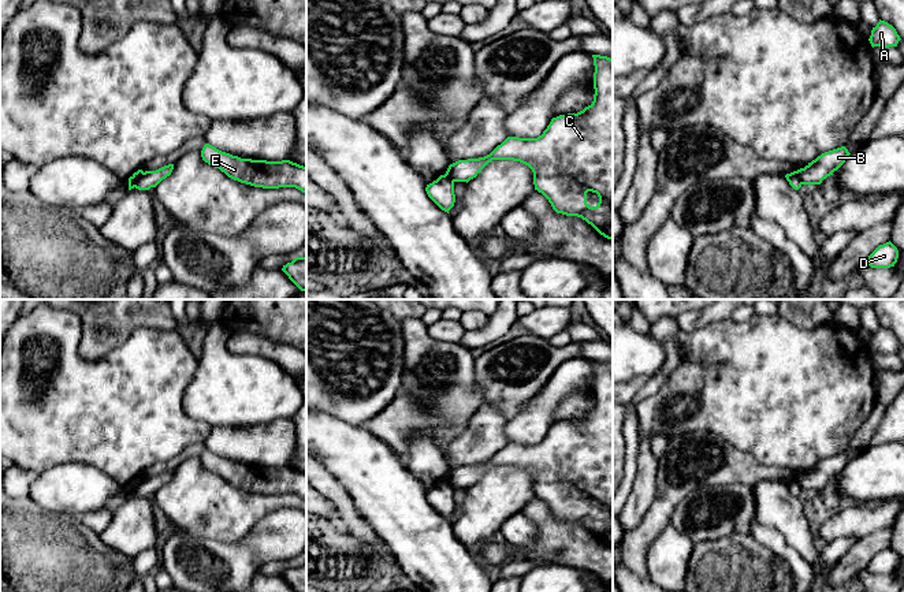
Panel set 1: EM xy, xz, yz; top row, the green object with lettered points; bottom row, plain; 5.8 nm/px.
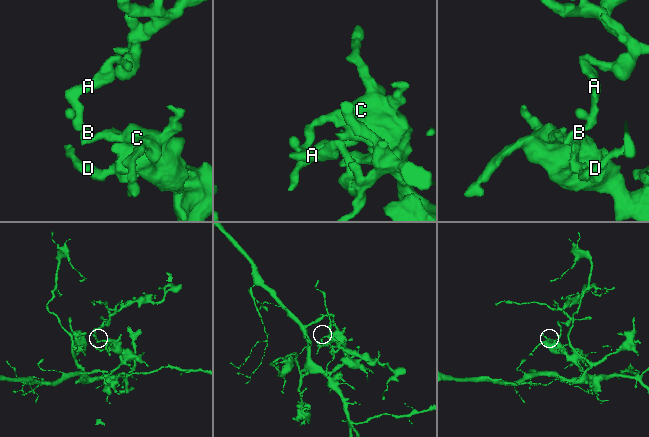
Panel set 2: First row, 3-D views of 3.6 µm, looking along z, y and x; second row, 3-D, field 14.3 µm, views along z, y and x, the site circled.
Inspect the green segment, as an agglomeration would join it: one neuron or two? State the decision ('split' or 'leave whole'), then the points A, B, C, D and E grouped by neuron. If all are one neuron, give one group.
split; groups A B / C D E

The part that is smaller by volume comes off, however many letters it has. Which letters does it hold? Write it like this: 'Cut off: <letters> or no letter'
Cut off: A, B

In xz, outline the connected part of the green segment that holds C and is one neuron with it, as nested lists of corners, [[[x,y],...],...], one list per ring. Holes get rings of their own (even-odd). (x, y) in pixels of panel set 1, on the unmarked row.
[[[594,364],[594,407],[577,420],[553,424],[537,444],[507,443],[490,461],[458,466],[449,472],[446,483],[453,488],[469,488],[492,466],[513,466],[528,472],[533,479],[535,496],[542,499],[557,520],[577,522],[600,541],[613,546],[613,365]],[[587,499],[596,499],[596,513],[587,510]]]

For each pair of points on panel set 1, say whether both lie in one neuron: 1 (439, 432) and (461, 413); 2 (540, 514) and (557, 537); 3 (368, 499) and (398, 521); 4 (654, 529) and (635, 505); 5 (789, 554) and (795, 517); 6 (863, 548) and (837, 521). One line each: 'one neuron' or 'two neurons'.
1: one neuron
2: one neuron
3: one neuron
4: two neurons
5: two neurons
6: two neurons

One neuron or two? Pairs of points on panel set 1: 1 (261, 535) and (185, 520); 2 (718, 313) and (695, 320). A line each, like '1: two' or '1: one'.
1: two
2: one

